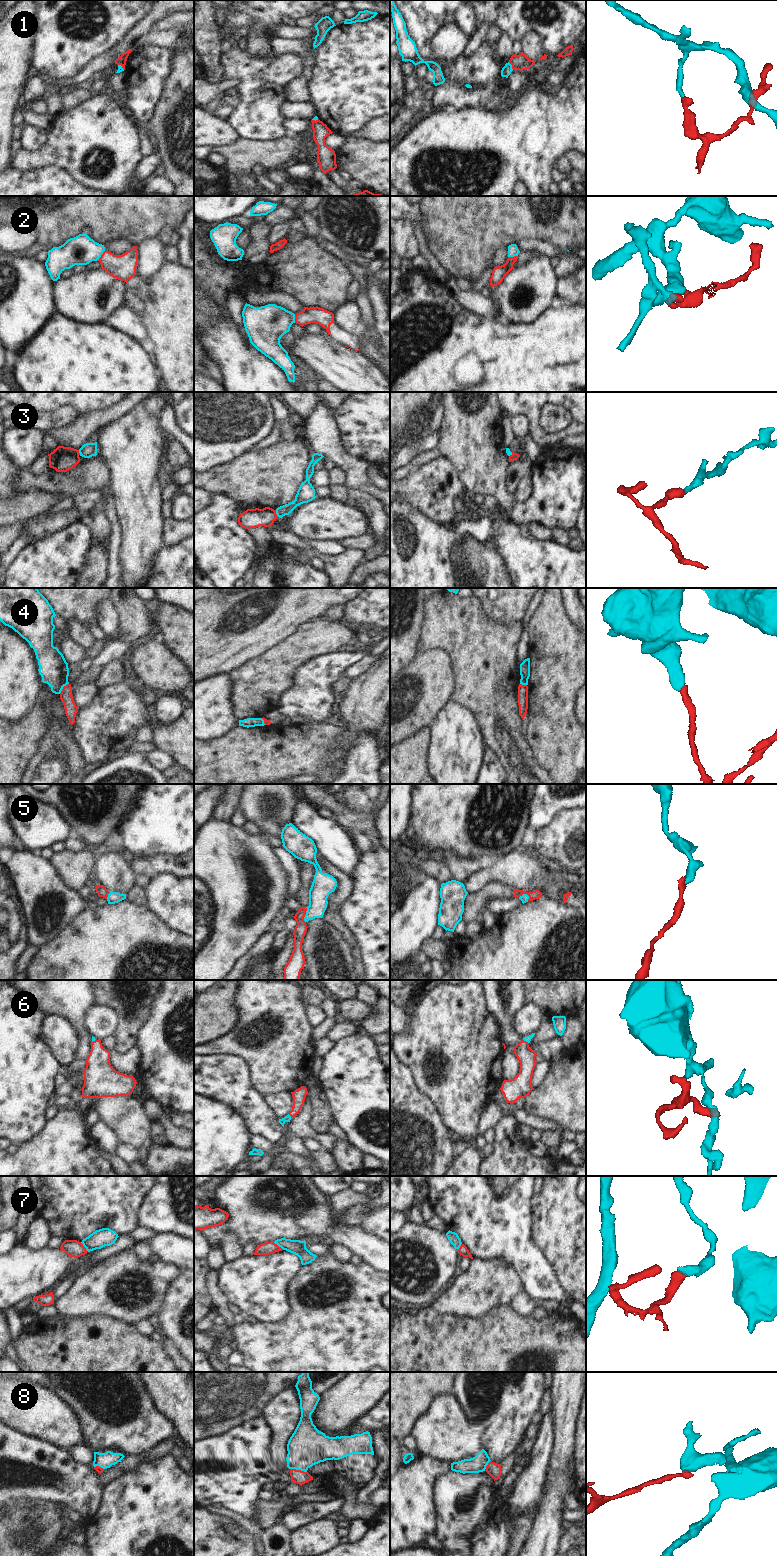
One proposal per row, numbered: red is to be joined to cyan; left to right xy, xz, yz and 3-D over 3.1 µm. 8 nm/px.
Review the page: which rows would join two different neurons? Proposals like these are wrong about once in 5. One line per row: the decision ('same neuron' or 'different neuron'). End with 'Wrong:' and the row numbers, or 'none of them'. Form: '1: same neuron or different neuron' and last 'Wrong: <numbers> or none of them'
1: different neuron
2: same neuron
3: different neuron
4: different neuron
5: same neuron
6: same neuron
7: different neuron
8: same neuron
Wrong: 1, 3, 4, 7

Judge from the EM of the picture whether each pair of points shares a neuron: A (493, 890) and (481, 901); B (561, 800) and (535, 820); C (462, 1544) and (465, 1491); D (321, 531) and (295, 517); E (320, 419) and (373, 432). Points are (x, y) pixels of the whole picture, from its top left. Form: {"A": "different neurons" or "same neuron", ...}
{"A": "same neuron", "B": "same neuron", "C": "same neuron", "D": "same neuron", "E": "different neurons"}

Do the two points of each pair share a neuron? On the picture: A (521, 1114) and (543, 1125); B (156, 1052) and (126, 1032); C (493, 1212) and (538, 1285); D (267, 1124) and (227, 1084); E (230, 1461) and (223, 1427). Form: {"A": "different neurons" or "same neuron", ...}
{"A": "same neuron", "B": "different neurons", "C": "same neuron", "D": "same neuron", "E": "different neurons"}

